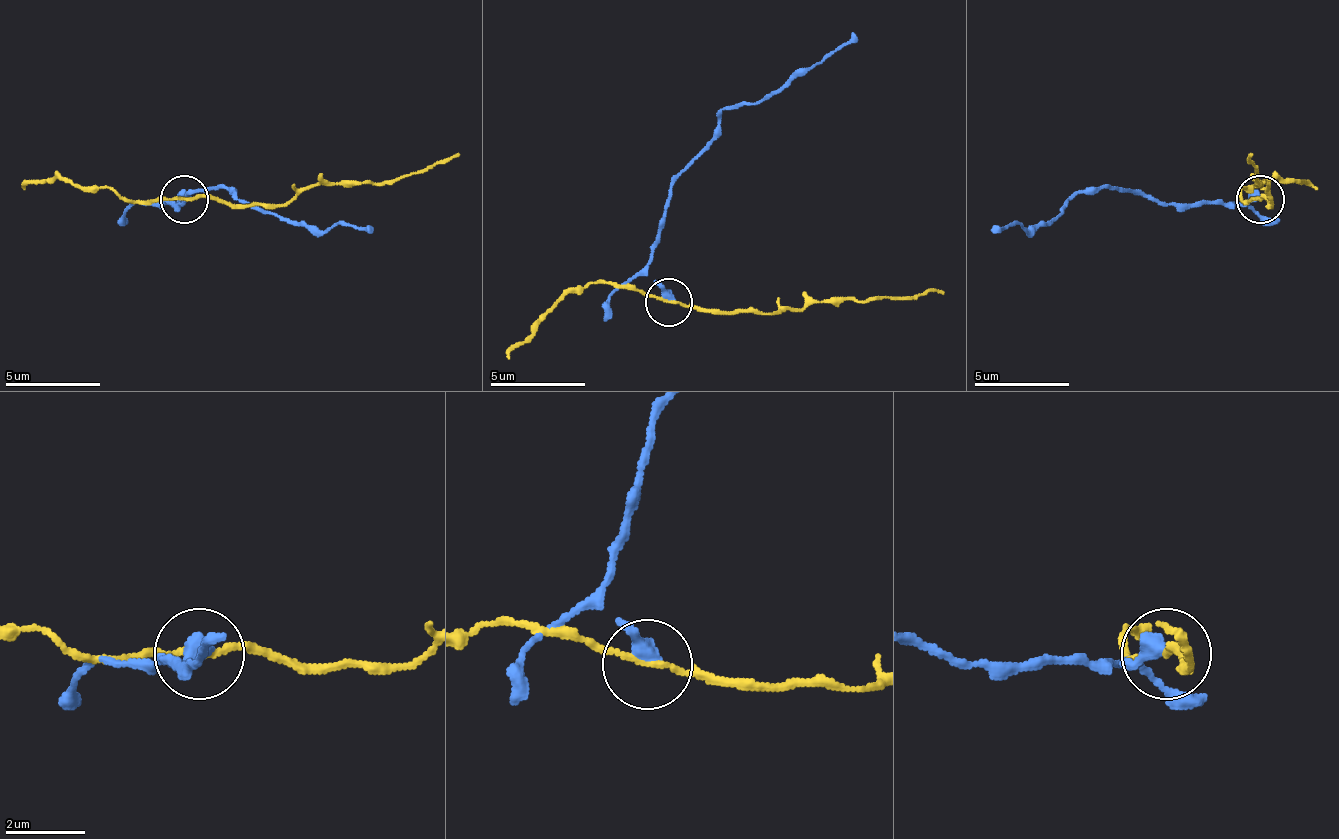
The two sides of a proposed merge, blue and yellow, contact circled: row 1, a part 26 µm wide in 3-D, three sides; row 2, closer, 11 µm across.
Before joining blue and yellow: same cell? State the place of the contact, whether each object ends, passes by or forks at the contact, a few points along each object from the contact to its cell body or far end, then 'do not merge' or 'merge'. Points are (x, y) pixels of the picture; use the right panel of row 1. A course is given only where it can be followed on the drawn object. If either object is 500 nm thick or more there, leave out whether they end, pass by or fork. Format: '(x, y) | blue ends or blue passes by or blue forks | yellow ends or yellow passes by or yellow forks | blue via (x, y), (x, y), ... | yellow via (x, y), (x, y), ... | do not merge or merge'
(1260, 199) | blue ends | yellow passes by | blue via (1259, 198), (1235, 203), (1206, 203), (1092, 188), (1073, 193), (1054, 222), (1035, 231), (997, 231) | yellow via (1259, 198), (1273, 203), (1269, 184), (1259, 184), (1254, 155) | do not merge

